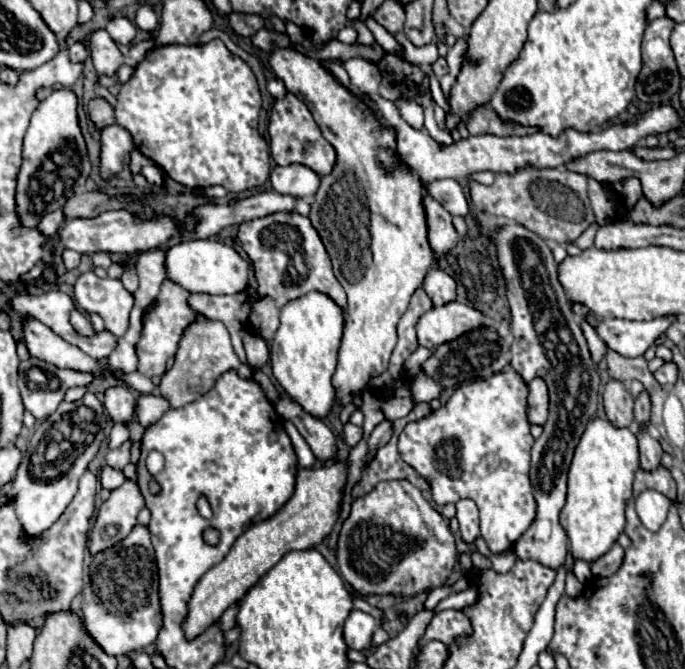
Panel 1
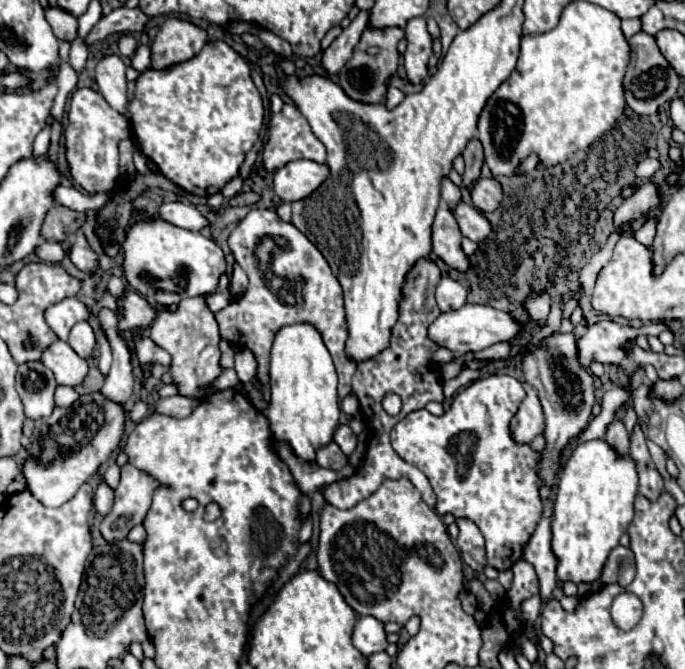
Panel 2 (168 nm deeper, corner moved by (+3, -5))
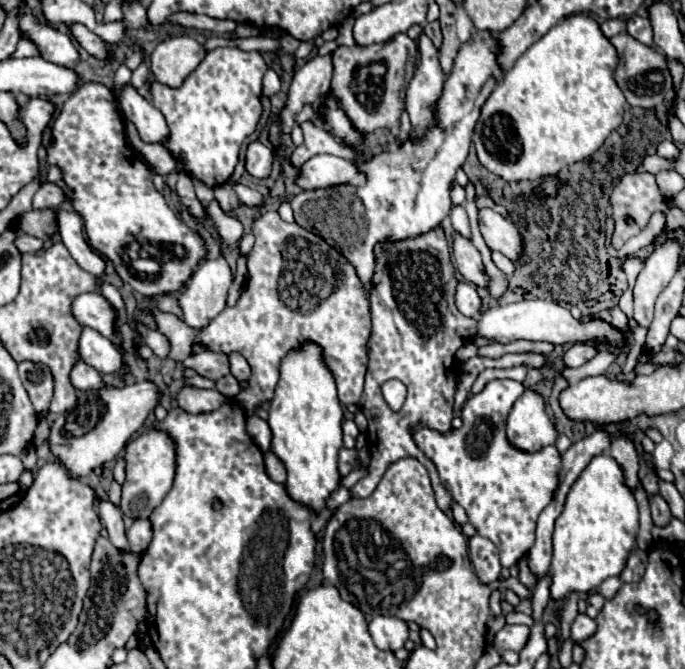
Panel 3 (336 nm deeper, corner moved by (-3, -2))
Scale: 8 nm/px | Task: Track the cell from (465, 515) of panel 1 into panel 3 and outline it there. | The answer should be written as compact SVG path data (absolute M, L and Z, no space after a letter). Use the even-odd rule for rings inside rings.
M474 534L468 538L468 550L470 550L470 560L474 564L474 570L480 578L480 582L490 584L500 578L500 562L498 562L498 548L484 536Z

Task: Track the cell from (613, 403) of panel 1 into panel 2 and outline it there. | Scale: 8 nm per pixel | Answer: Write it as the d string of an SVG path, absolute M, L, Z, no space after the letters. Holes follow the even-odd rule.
M614 419L608 427L608 433L604 437L604 441L608 441L608 445L612 445L612 449L616 449L616 453L620 453L620 457L628 457L628 447L630 447L630 441L628 441L628 431L624 427L622 421Z

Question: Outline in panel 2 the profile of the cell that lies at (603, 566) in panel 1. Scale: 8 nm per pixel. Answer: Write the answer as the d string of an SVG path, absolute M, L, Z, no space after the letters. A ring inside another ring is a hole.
M618 545L608 557L600 581L602 583L616 583L620 587L628 587L634 579L634 573L636 573L634 553L630 551L630 547Z

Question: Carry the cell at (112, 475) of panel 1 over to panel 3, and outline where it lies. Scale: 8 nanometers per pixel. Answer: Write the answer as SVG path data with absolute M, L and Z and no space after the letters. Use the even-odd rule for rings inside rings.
M100 500L100 520L108 530L108 538L114 542L114 546L118 546L120 550L130 550L120 508L114 506L110 500Z

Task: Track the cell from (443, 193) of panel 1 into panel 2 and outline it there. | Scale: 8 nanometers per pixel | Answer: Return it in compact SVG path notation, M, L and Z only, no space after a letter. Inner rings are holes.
M460 201L458 207L454 209L454 217L456 217L458 225L460 225L462 235L476 241L476 243L484 241L492 233L492 225L486 219L486 215L480 213L476 207L466 205L464 201Z

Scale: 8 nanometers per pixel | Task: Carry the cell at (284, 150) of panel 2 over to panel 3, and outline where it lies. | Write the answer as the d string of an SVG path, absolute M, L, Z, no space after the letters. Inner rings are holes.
M258 142L248 146L248 154L246 154L246 172L258 180L264 180L270 176L272 170L272 162L276 158L274 148L270 146L262 146Z

